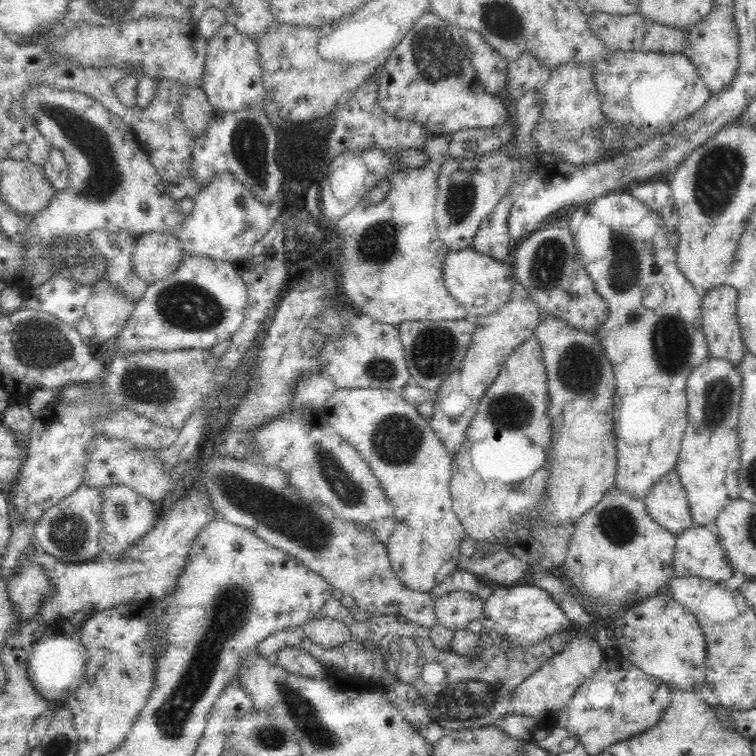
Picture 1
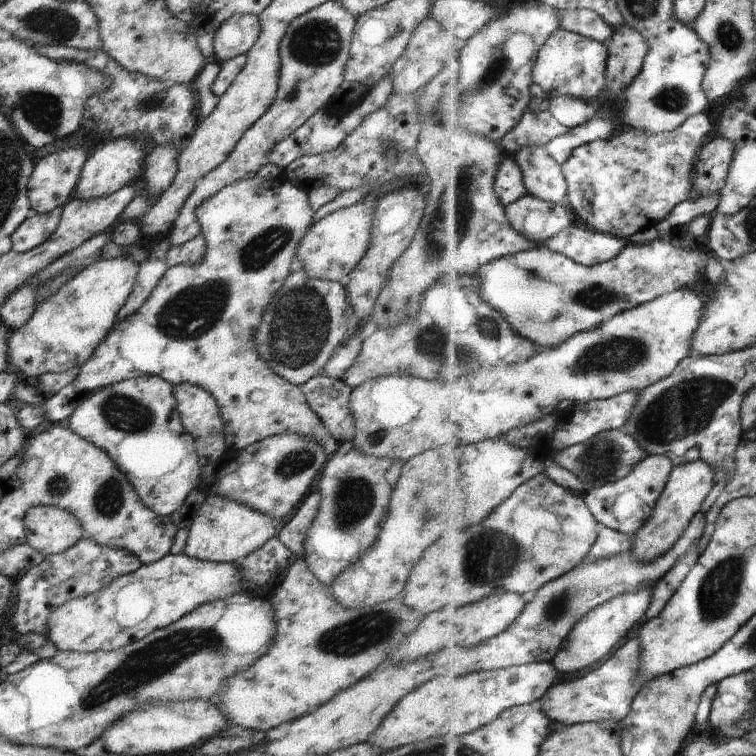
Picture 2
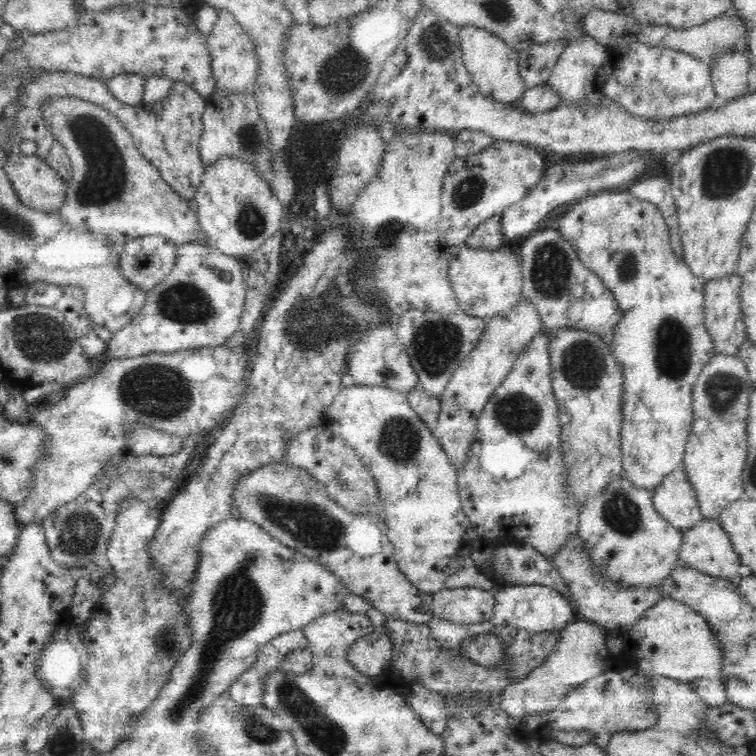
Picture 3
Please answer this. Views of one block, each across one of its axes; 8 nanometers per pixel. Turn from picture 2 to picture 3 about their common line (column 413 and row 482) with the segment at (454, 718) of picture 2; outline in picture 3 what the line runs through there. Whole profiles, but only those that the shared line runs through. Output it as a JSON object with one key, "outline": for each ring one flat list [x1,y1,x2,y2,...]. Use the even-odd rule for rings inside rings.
{"outline":[[715,354,702,367,693,384,693,425,681,464,695,490,697,505,704,520,717,519,731,502,745,497,741,474,748,450,746,416,751,392,745,364,738,356]]}

